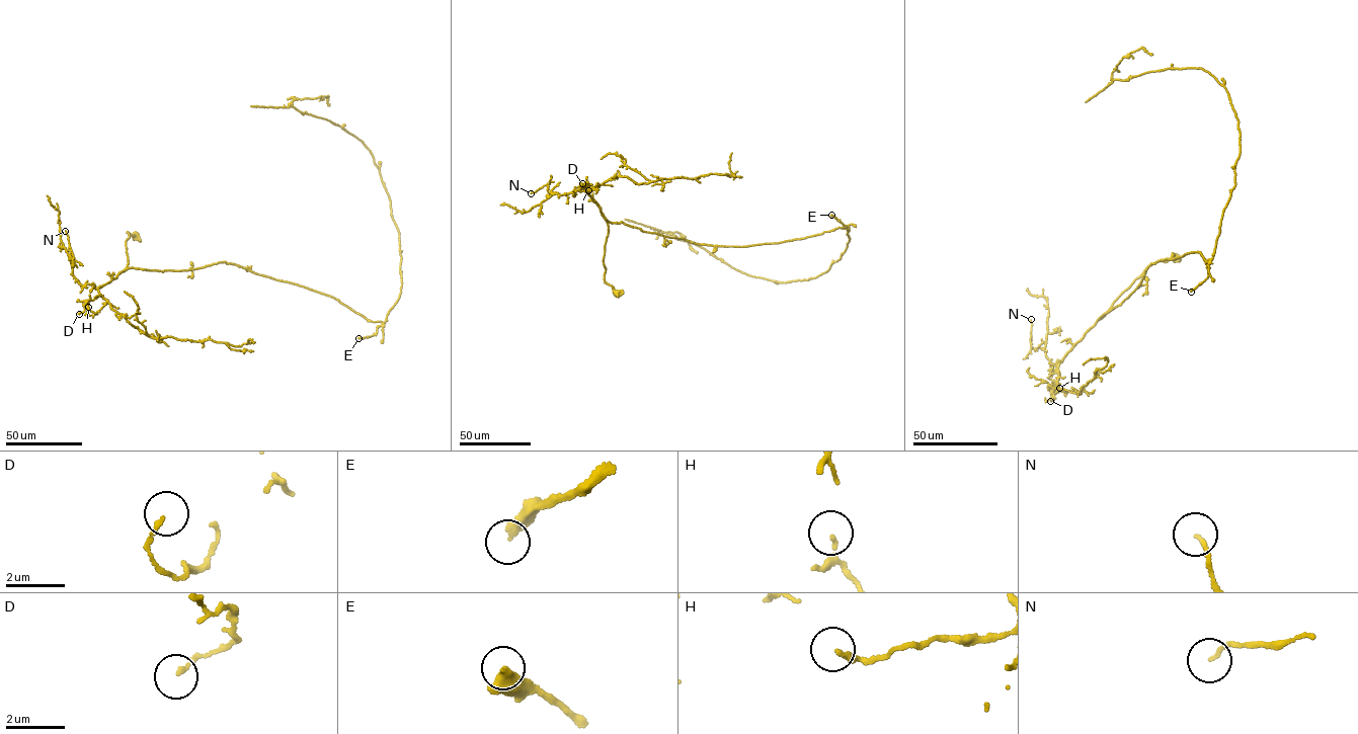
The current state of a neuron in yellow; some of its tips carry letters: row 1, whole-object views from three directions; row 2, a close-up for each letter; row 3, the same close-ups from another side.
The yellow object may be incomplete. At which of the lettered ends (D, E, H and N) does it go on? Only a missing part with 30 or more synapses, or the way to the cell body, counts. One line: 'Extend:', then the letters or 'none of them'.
Extend: none of them

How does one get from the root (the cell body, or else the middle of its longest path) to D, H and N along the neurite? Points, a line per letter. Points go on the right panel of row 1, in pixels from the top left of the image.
D: (1174, 257), (1150, 264), (1068, 351), (1058, 363), (1059, 378), (1051, 386), (1054, 399), (1050, 401)
H: (1174, 257), (1150, 264), (1068, 351), (1056, 372), (1058, 389), (1062, 392), (1059, 388)
N: (1174, 257), (1147, 267), (1056, 365), (1051, 364), (1051, 368), (1045, 350), (1032, 348), (1031, 319)

